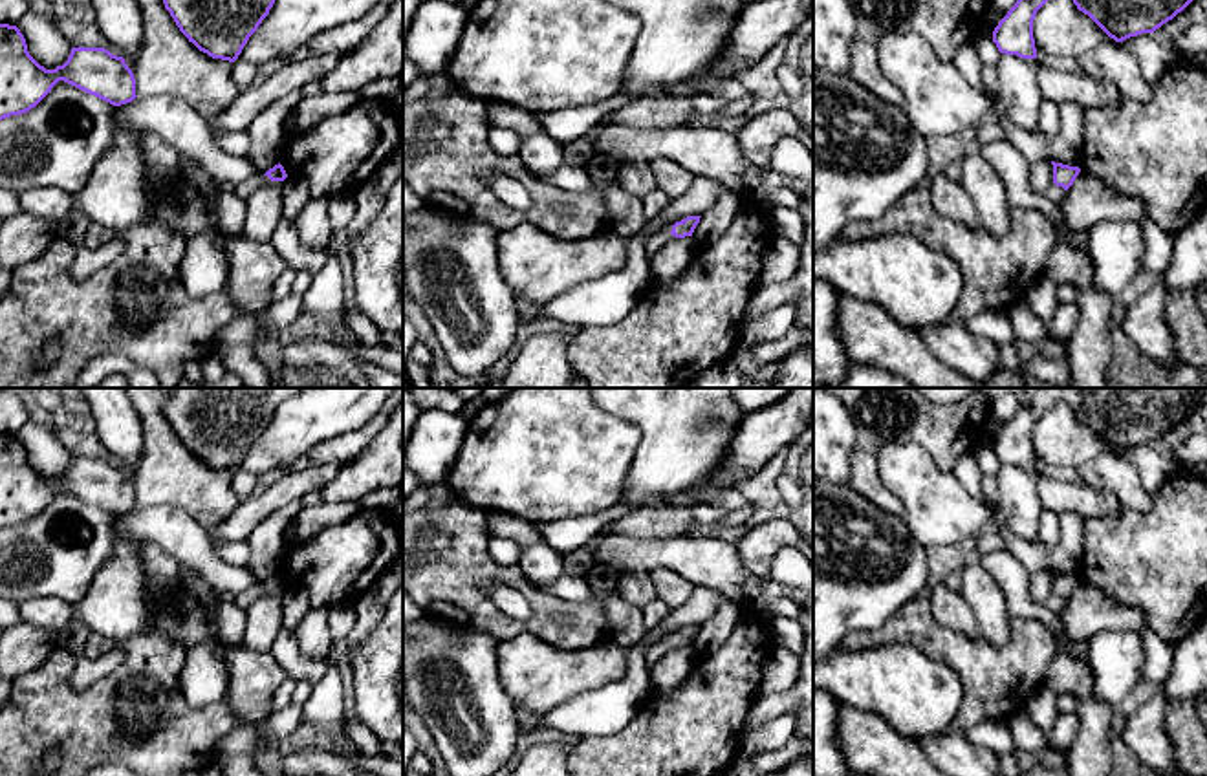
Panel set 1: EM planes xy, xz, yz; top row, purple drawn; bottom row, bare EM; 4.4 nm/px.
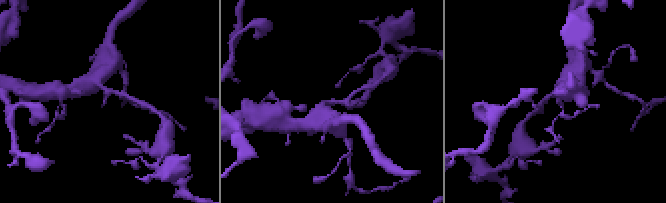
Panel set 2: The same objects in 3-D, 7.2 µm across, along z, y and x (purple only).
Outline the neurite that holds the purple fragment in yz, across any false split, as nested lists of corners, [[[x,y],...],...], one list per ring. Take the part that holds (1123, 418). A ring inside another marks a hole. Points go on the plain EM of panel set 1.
[[[1037,388],[1029,406],[1020,406],[993,441],[1000,463],[1037,469],[1033,430],[1037,421],[1057,404],[1068,404],[1110,448],[1123,452],[1158,437],[1181,423],[1200,403],[1207,388]]]

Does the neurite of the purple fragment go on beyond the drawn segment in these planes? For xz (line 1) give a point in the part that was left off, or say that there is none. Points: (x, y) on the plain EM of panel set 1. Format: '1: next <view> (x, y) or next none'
1: next none

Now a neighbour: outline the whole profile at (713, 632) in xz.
[[[716,593],[718,608],[709,620],[700,628],[692,642],[692,650],[698,657],[712,653],[722,642],[731,635],[731,631],[740,622],[740,611],[744,600],[731,598],[727,595]]]

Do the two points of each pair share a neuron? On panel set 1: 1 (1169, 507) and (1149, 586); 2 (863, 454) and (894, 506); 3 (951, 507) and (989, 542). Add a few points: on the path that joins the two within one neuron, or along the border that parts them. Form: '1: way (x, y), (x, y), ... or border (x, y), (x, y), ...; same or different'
1: way (1169, 528), (1169, 566); same
2: way (863, 467), (863, 476), (881, 495); same
3: border (989, 524), (975, 538); different

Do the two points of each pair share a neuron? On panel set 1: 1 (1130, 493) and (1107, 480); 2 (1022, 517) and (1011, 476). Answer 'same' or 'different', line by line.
1: same
2: same

